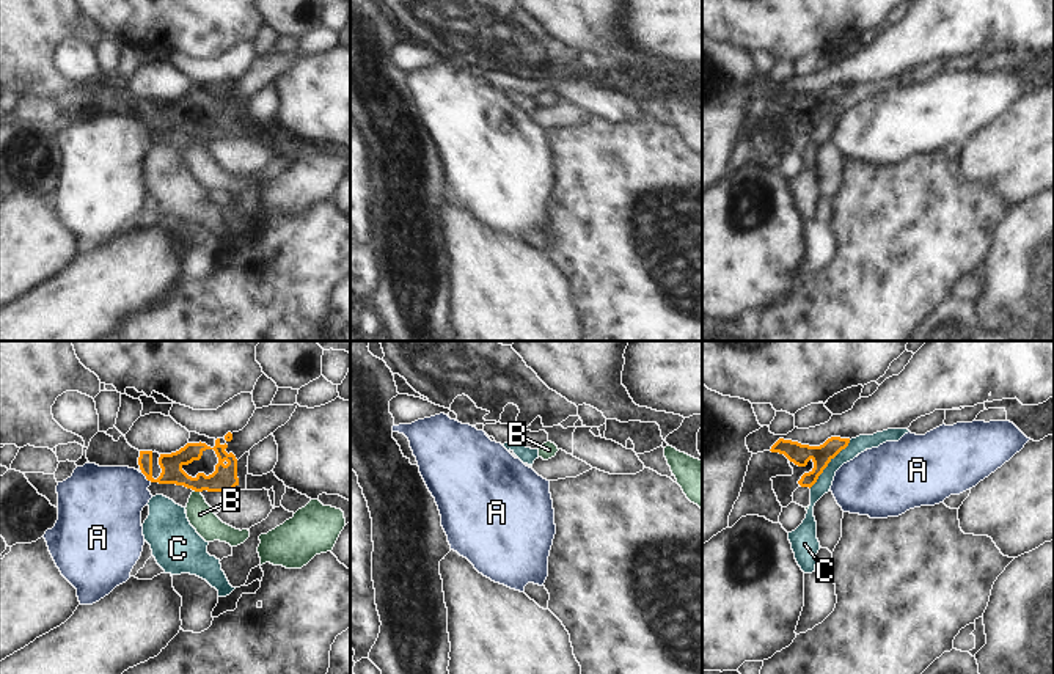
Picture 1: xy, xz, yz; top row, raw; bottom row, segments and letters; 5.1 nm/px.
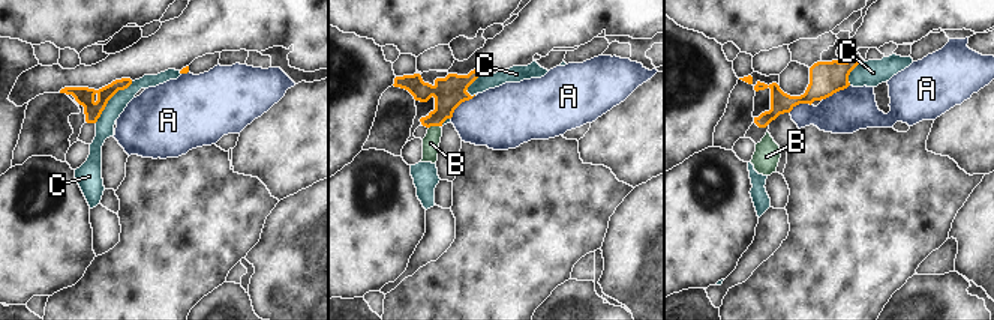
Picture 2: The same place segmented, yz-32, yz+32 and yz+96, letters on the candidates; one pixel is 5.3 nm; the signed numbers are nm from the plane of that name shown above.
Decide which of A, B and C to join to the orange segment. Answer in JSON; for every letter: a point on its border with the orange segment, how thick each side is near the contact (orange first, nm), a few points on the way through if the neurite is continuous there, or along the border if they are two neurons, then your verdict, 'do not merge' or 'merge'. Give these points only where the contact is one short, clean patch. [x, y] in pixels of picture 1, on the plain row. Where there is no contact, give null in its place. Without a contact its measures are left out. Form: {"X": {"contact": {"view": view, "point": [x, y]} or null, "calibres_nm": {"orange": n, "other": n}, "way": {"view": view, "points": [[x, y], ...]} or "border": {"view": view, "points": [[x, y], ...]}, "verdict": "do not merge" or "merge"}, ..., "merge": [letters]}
{"A": {"contact": {"view": "xy", "point": [146, 126]}, "calibres_nm": {"orange": 110, "other": 380}, "verdict": "do not merge"}, "B": {"contact": {"view": "xy", "point": [197, 139]}, "calibres_nm": {"orange": 130, "other": 140}, "way": {"view": "xy", "points": [[225, 124], [197, 139], [197, 157], [200, 162]]}, "verdict": "merge"}, "C": {"contact": {"view": "yz", "point": [828, 110]}, "calibres_nm": {"orange": 110, "other": 90}, "verdict": "do not merge"}, "merge": ["B"]}

